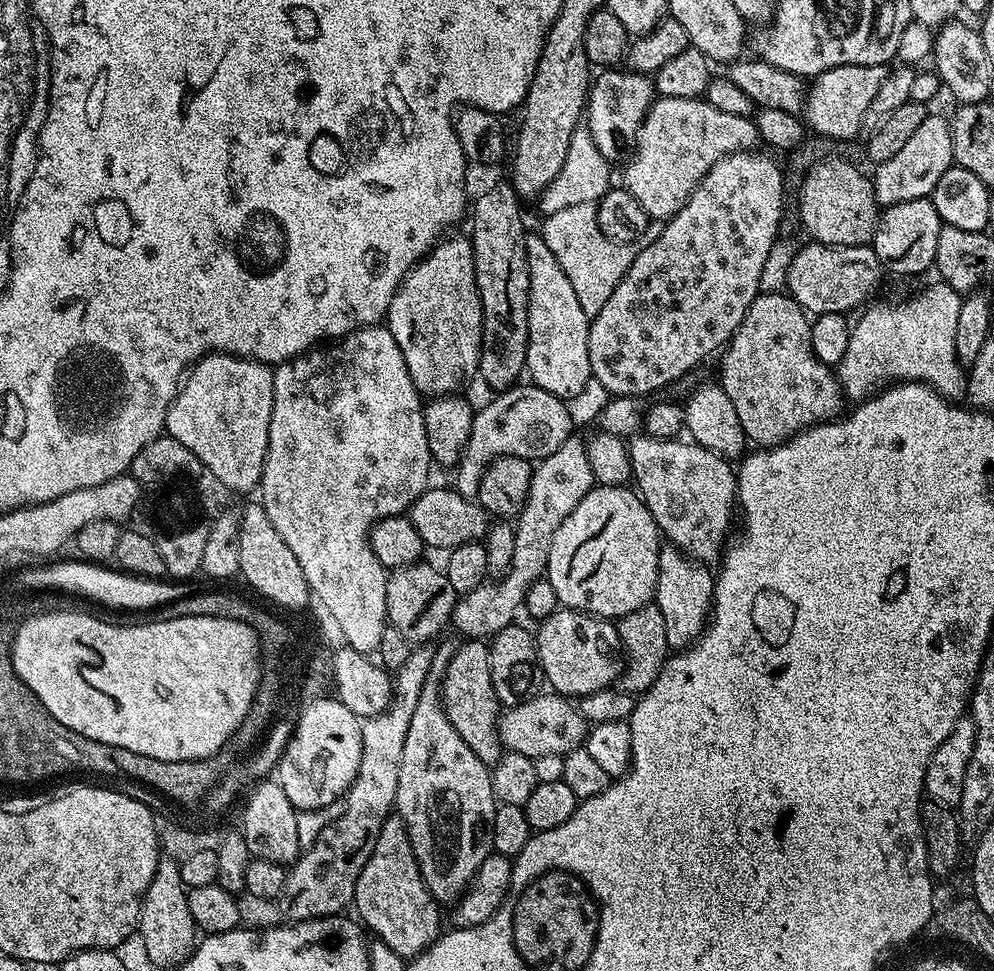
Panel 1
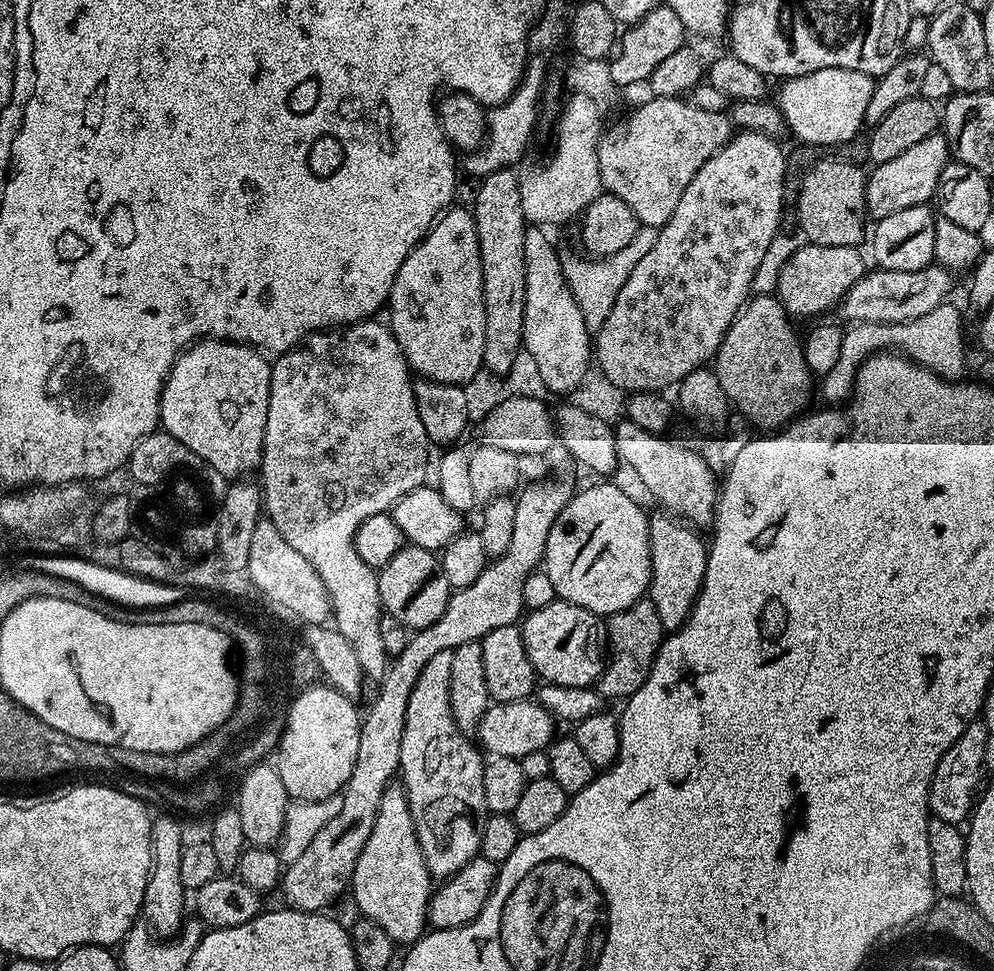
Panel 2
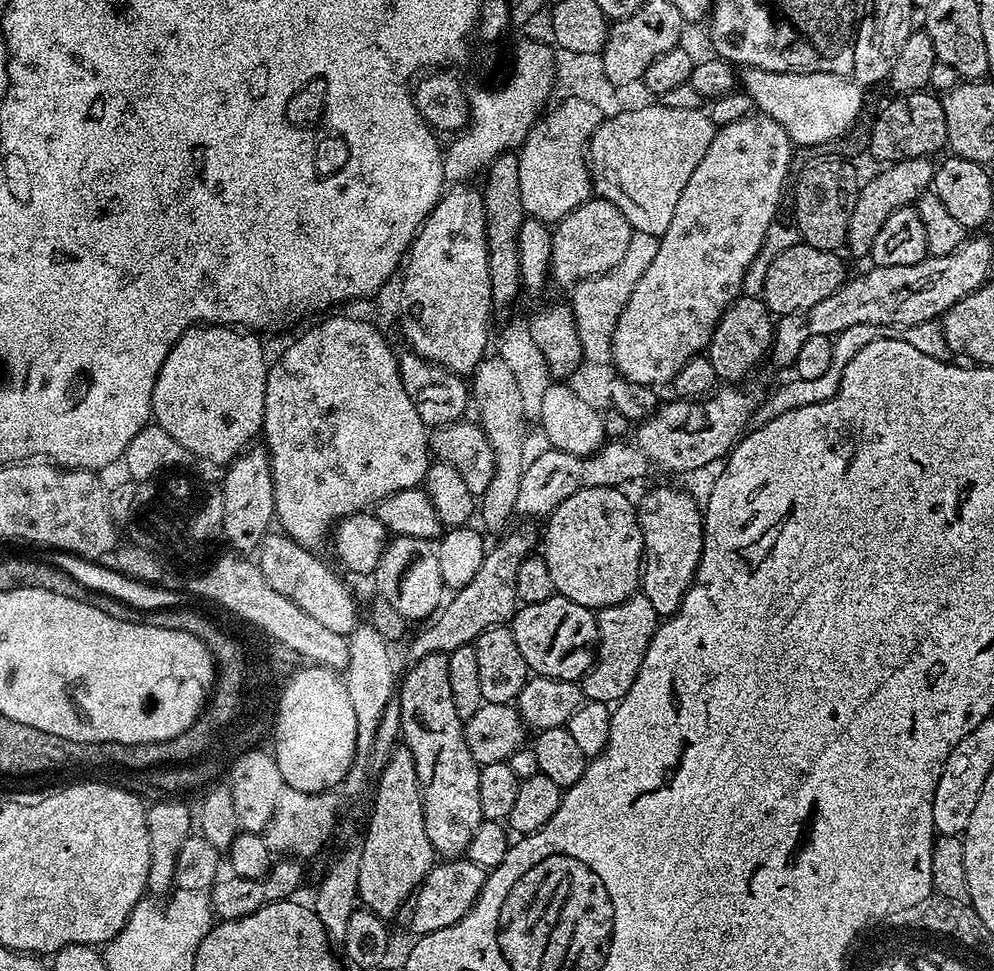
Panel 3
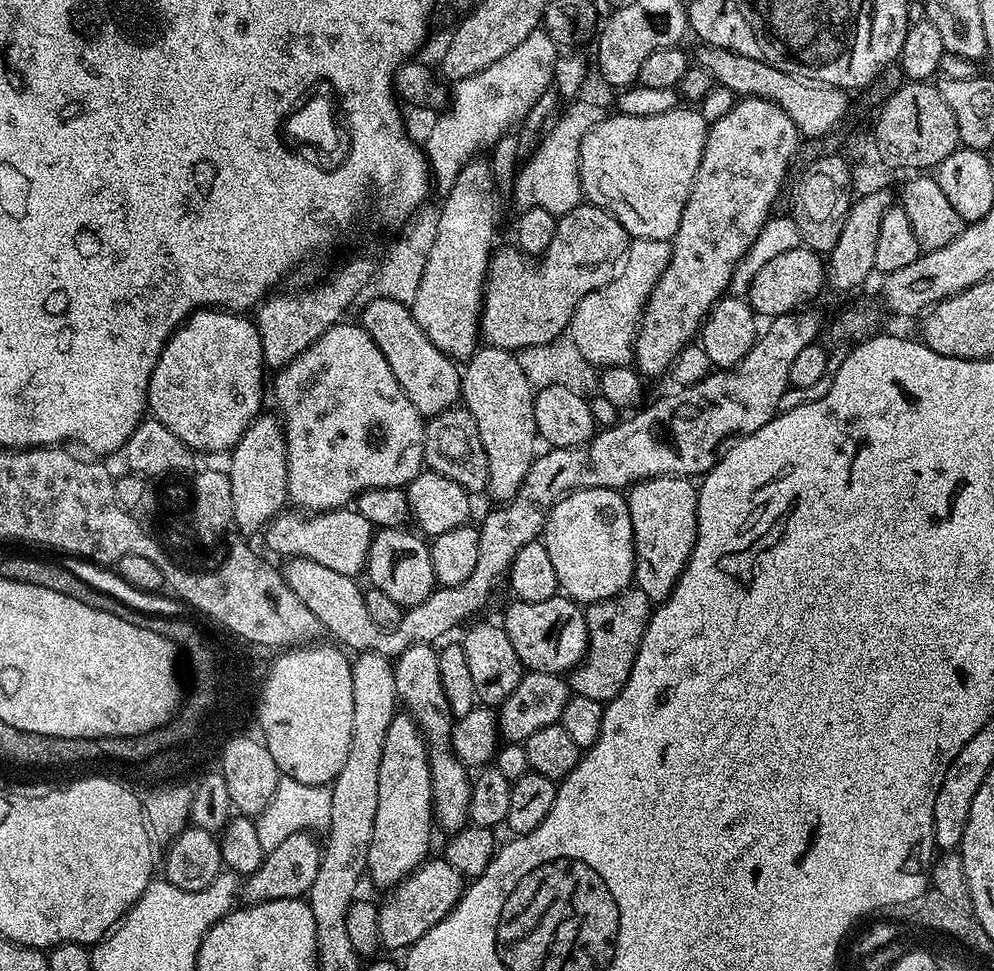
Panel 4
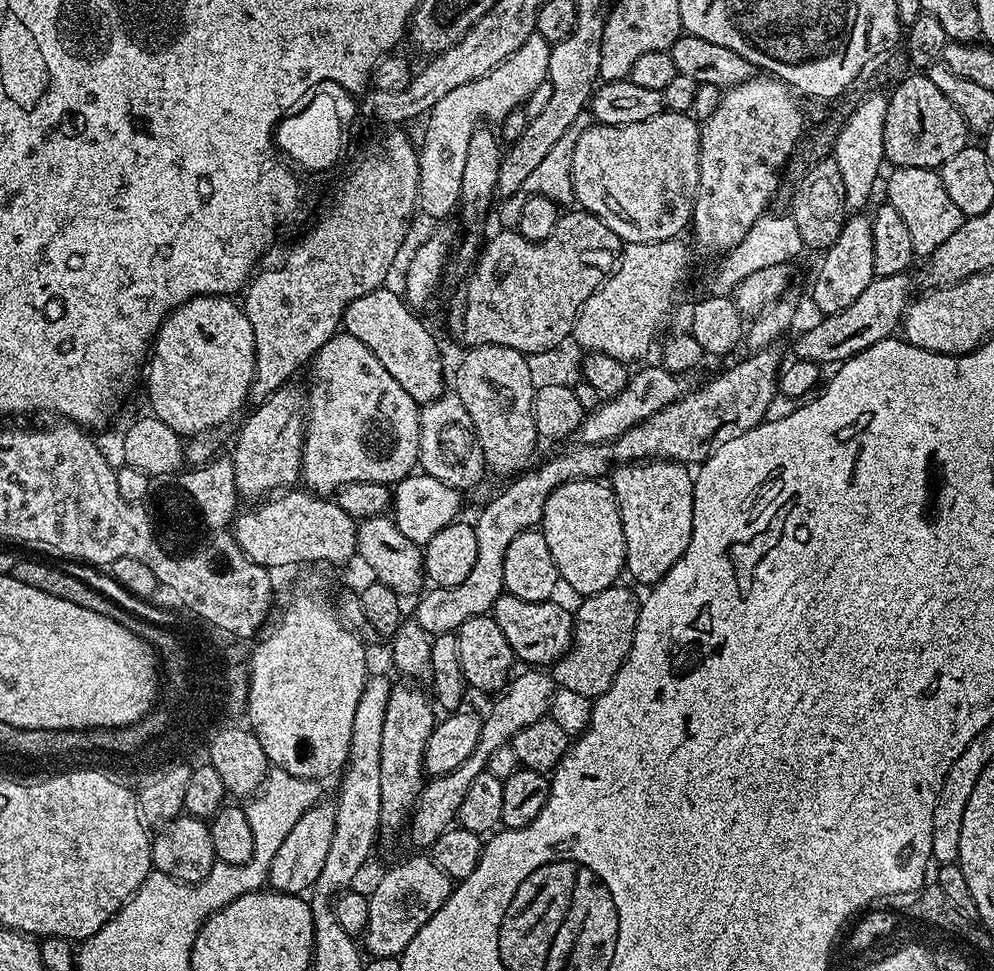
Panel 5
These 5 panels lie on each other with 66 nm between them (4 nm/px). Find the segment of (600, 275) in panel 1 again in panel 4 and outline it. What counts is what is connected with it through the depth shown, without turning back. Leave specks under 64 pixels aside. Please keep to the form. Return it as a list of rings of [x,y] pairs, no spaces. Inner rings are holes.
[[[633,239],[629,243],[627,253],[622,260],[622,267],[606,287],[608,300],[612,303],[608,312],[612,315],[612,328],[616,332],[611,332],[604,325],[605,293],[603,291],[586,294],[578,302],[571,320],[570,335],[578,346],[579,353],[586,358],[586,362],[600,368],[613,368],[619,364],[628,366],[633,363],[634,333],[638,327],[641,311],[648,300],[648,295],[654,290],[658,278],[666,270],[671,253],[672,246],[667,240]]]

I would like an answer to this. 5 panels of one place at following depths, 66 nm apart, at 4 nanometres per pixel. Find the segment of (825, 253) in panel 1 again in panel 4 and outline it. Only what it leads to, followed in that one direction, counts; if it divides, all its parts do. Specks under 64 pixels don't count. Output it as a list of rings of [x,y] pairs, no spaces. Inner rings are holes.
[[[797,246],[785,252],[772,252],[765,260],[768,261],[757,272],[755,269],[751,273],[752,285],[746,291],[746,299],[757,317],[771,318],[803,309],[804,300],[814,299],[826,288],[825,261],[807,246]]]

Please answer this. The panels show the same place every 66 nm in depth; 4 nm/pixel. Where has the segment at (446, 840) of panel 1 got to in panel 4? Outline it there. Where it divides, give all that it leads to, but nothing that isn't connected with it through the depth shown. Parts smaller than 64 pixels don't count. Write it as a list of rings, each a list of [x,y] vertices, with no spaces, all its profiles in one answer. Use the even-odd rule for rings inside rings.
[[[415,644],[395,657],[394,682],[396,695],[406,707],[407,715],[416,721],[428,745],[428,765],[432,771],[432,803],[434,820],[445,828],[445,833],[460,831],[469,823],[468,803],[472,794],[472,780],[469,769],[450,750],[454,717],[442,690],[442,674],[438,668],[439,651],[432,644]]]

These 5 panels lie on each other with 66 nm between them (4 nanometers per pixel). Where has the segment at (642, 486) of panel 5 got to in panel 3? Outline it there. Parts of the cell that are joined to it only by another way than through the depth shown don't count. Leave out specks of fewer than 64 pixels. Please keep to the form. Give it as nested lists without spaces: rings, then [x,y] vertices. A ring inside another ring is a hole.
[[[652,488],[638,500],[644,562],[639,587],[650,598],[657,617],[673,616],[696,577],[704,549],[704,514],[701,505],[680,488]]]

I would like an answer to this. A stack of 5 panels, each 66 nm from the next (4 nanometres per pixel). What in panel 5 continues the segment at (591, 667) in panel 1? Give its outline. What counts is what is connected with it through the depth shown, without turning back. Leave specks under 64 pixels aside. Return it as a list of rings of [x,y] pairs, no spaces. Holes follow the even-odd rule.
[[[507,594],[496,599],[490,615],[498,622],[502,634],[506,634],[506,642],[510,642],[510,650],[517,661],[525,660],[528,666],[551,666],[568,653],[568,647],[572,645],[574,616],[569,609],[567,612],[556,603],[555,599],[551,599],[531,604]]]

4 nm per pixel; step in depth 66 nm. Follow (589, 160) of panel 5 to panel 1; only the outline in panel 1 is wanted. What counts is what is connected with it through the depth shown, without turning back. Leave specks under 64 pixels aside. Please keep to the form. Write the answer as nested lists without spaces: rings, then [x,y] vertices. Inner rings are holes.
[[[660,96],[653,99],[651,108],[644,116],[640,132],[636,135],[636,143],[623,165],[625,168],[622,184],[630,194],[634,194],[634,198],[638,198],[642,210],[646,210],[646,214],[652,220],[667,221],[691,198],[692,192],[702,182],[702,178],[723,156],[747,152],[755,149],[760,143],[755,119],[738,114],[726,114],[704,98],[691,100]]]

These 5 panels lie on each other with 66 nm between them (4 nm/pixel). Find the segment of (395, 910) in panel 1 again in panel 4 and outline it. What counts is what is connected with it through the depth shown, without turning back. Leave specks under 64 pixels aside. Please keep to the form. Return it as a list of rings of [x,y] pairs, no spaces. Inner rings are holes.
[[[397,714],[386,730],[386,743],[382,746],[382,763],[378,766],[378,810],[374,813],[374,834],[370,838],[367,879],[373,880],[383,890],[391,890],[416,871],[429,859],[428,843],[434,829],[434,805],[432,803],[432,771],[428,765],[430,749],[424,742],[424,734],[416,721],[407,714]]]

